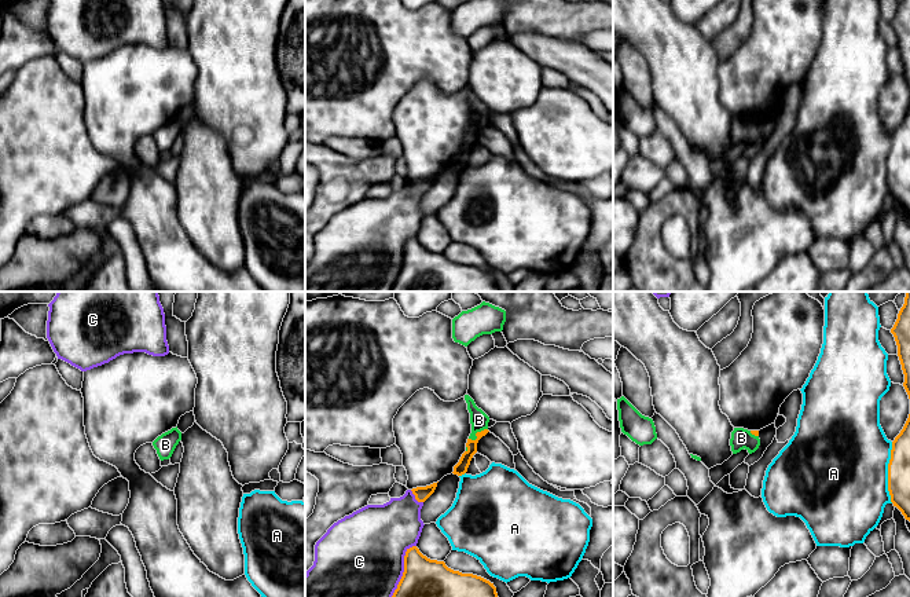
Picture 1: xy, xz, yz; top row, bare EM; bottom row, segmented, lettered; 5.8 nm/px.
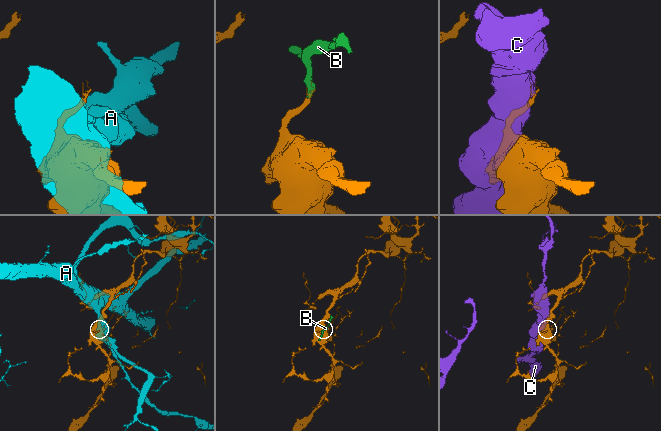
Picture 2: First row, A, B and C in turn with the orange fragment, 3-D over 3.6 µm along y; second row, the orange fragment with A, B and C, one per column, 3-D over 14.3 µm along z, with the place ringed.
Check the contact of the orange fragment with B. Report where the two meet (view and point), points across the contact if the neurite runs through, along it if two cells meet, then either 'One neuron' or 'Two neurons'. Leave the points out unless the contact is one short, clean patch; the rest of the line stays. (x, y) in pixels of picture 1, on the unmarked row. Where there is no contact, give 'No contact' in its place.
Touches orange at xz (476, 125). Path across: xz (461, 160), (470, 143), (476, 125), (479, 112). One neuron

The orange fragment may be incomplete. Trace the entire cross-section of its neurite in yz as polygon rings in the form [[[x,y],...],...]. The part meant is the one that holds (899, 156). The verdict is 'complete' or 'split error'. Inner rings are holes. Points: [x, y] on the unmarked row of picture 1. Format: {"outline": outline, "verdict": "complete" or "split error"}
{"outline": [[[910,106],[903,121],[892,133],[888,183],[894,198],[910,213]]], "verdict": "complete"}

